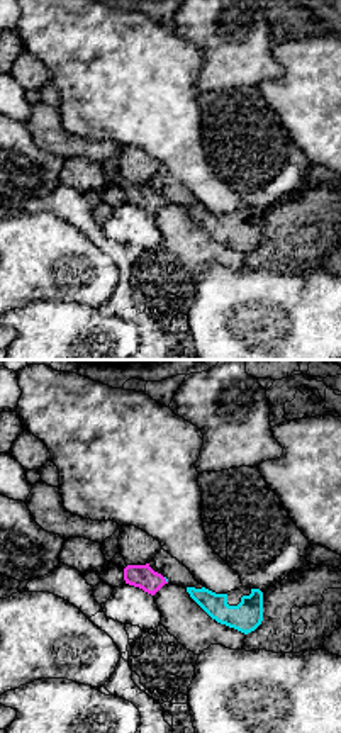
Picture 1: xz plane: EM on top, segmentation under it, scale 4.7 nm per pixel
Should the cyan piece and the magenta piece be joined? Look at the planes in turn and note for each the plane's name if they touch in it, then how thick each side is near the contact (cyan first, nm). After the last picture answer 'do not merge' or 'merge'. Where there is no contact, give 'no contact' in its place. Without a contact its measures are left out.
meets cyan in xz; 20 nm thick on the cyan side, 110 nm on the other

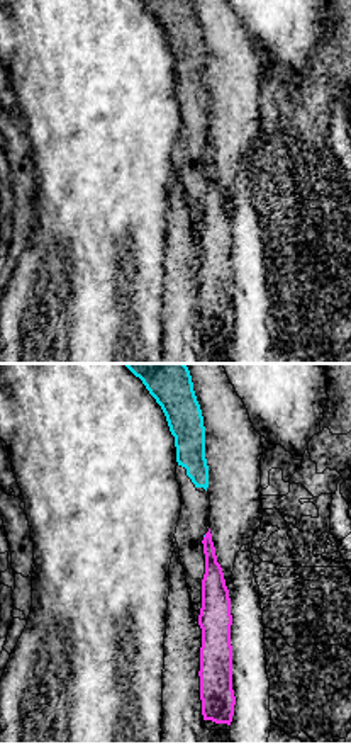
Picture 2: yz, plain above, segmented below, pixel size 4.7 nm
no contact

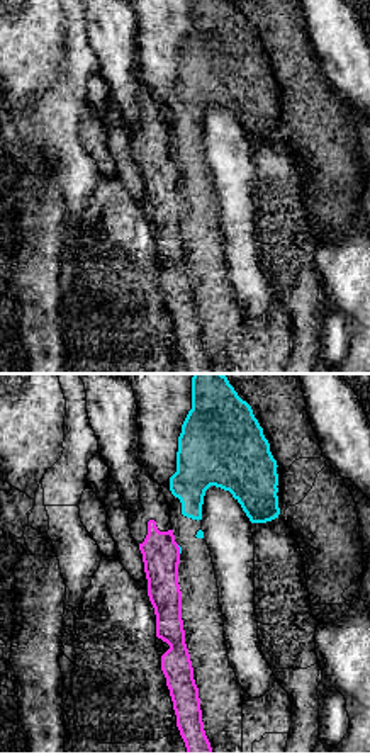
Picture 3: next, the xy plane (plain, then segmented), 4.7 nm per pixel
meets cyan in xy; 20 nm thick on the cyan side, 180 nm on the other

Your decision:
do not merge

